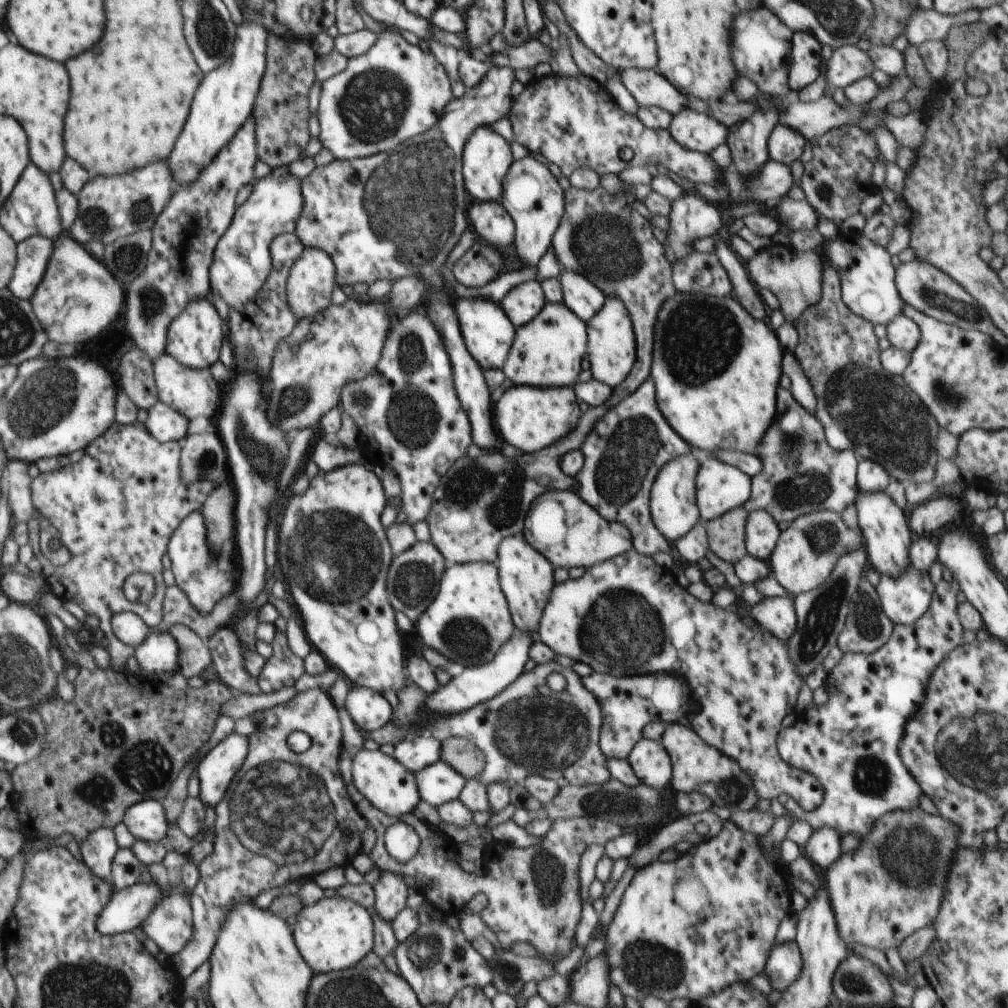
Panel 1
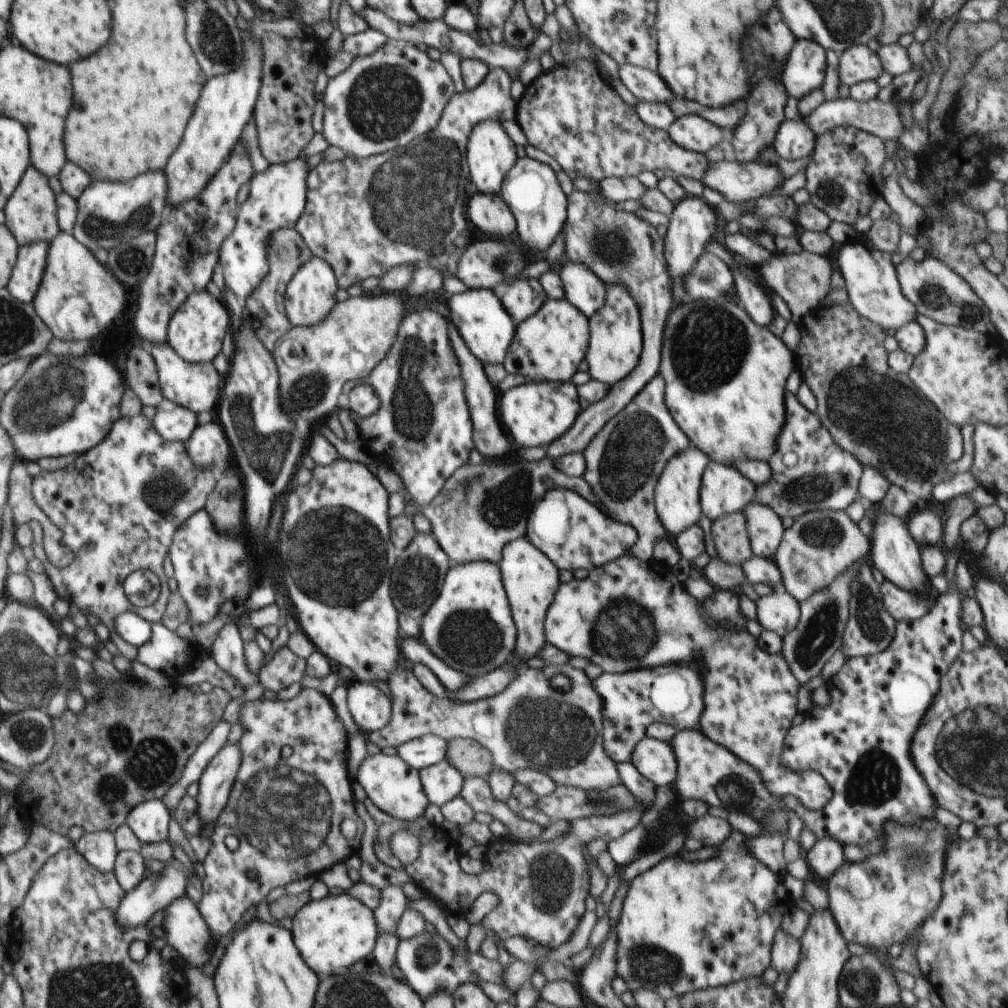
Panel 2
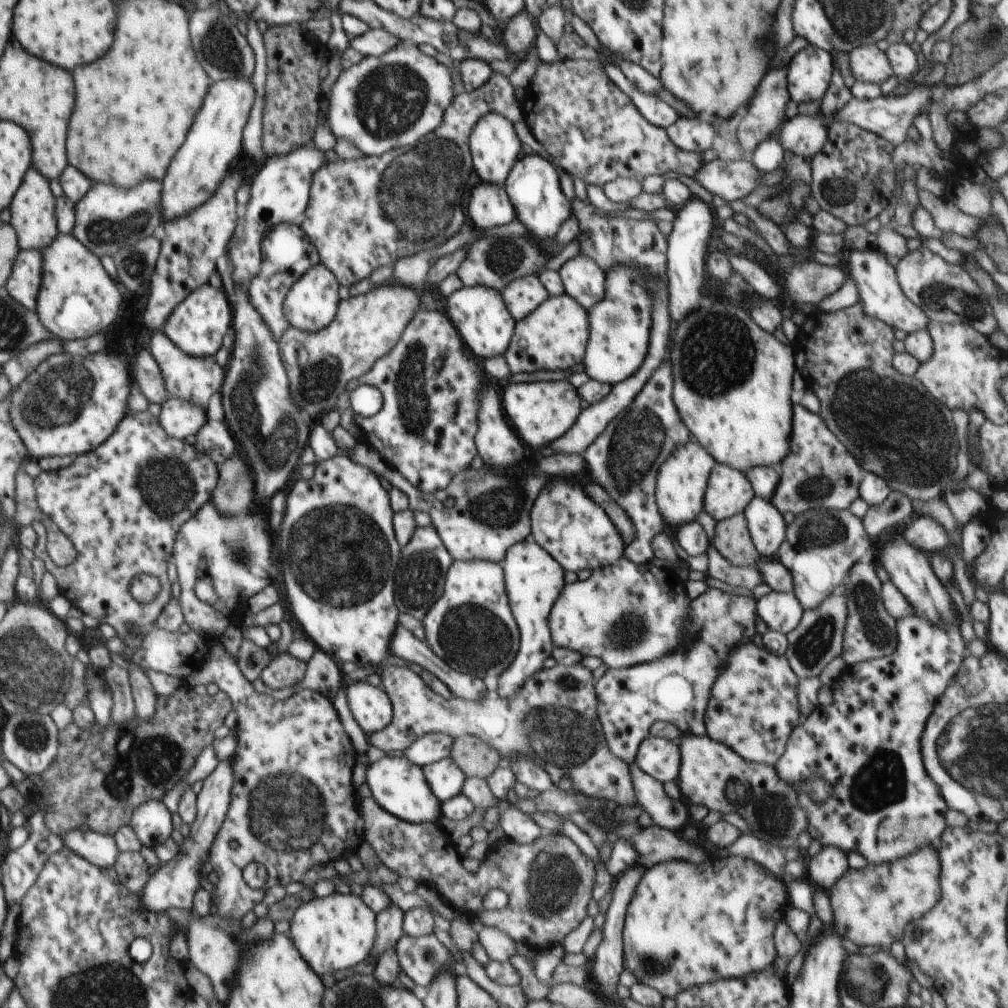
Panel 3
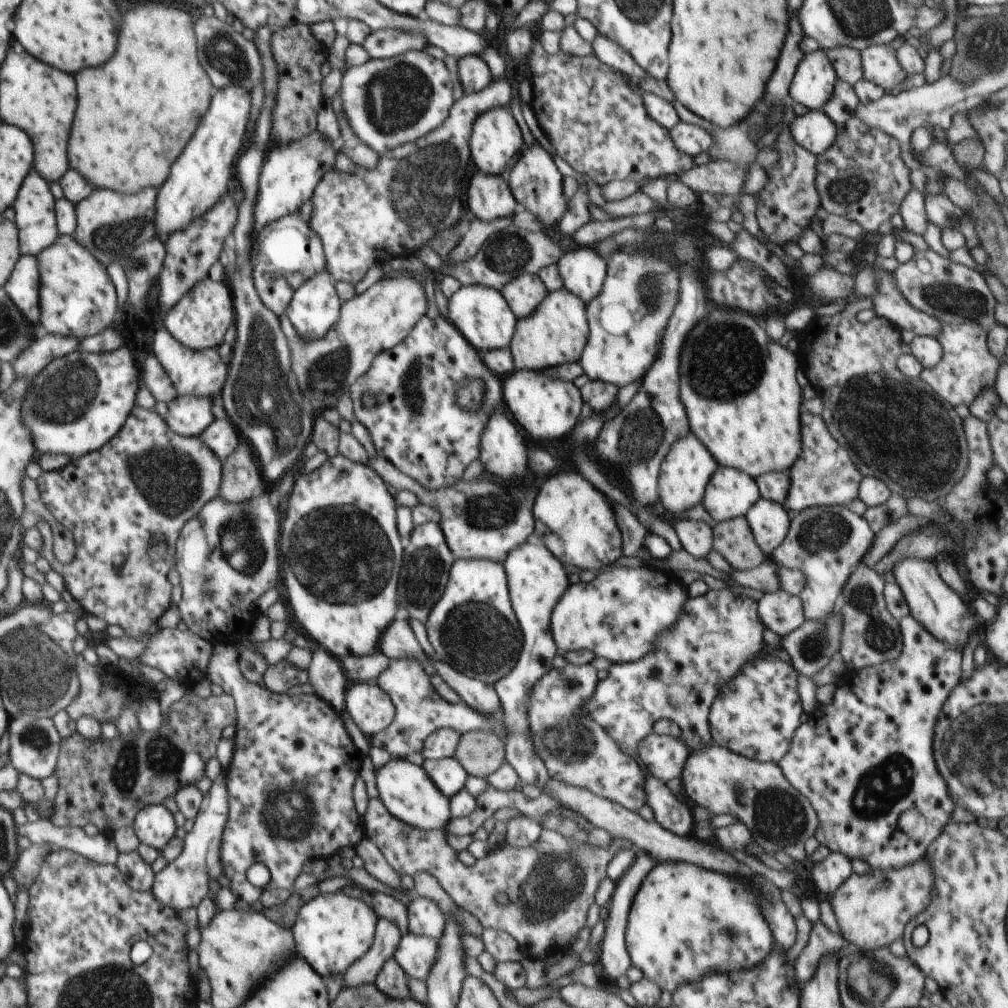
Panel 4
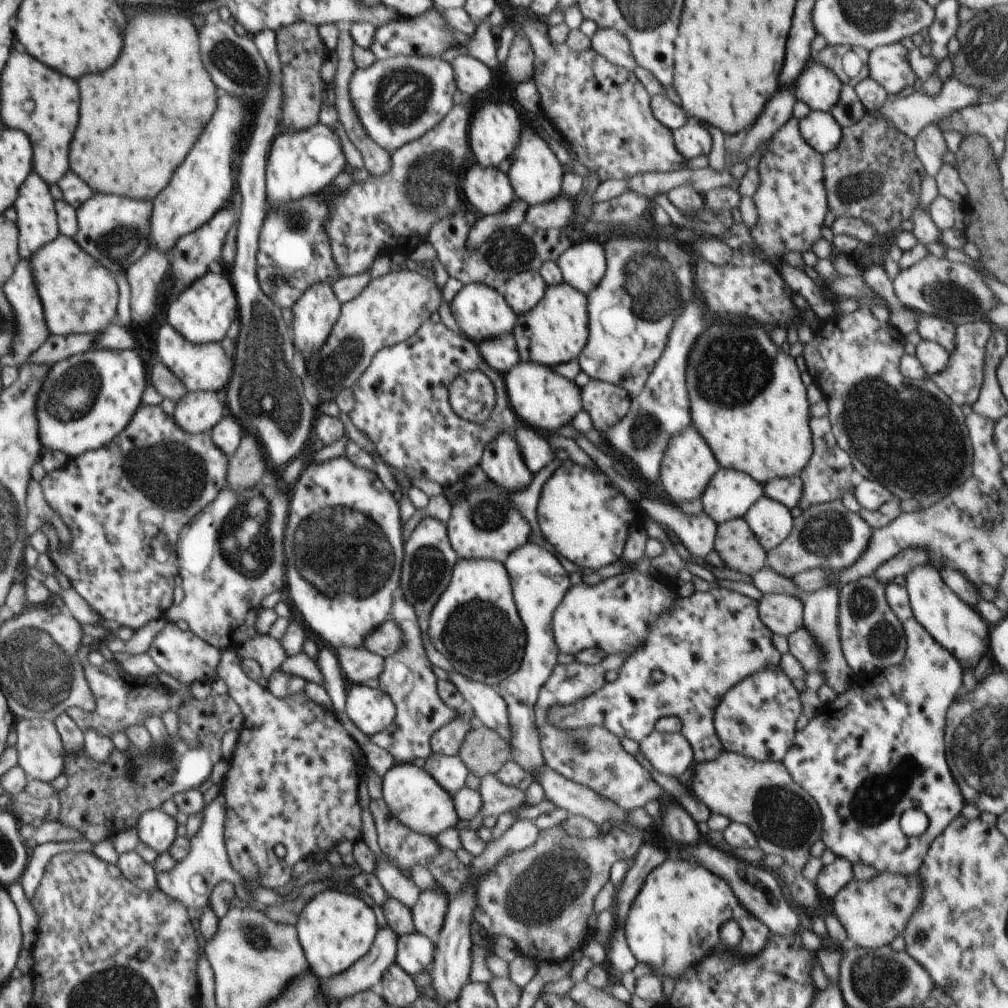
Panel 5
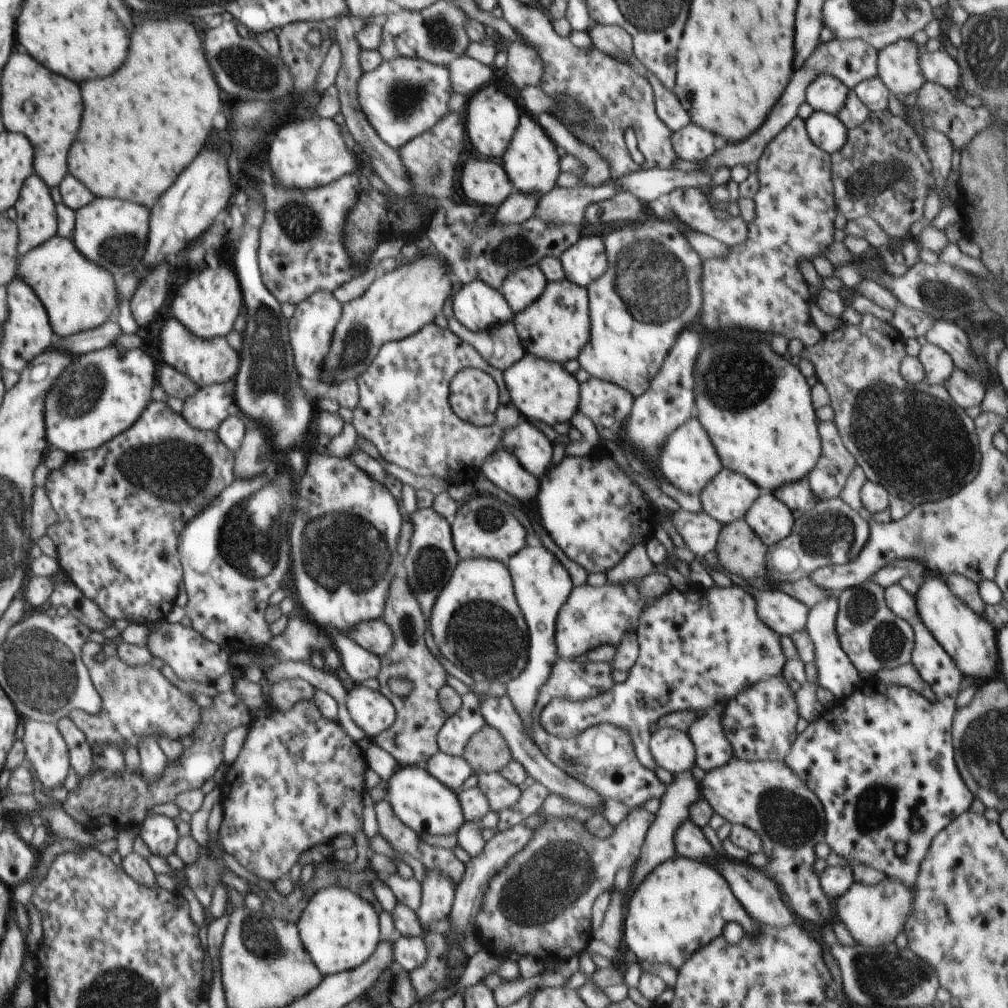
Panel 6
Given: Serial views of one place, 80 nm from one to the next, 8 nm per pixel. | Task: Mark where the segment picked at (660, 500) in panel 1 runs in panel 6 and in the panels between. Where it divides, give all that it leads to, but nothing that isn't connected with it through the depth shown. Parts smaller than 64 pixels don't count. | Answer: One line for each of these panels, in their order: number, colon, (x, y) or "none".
2: (677, 493)
3: (682, 480)
4: (688, 467)
5: (688, 465)
6: (688, 460)

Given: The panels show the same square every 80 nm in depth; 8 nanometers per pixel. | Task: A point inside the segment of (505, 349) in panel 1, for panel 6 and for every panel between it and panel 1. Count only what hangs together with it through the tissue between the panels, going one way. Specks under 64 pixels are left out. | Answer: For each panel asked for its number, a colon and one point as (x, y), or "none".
2: (480, 317)
3: (480, 315)
4: (483, 316)
5: (481, 312)
6: (478, 307)

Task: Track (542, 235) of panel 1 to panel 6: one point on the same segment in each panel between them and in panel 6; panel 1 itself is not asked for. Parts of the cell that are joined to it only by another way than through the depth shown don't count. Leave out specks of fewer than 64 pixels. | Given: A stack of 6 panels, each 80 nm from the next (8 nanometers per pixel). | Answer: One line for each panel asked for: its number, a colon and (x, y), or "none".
2: (531, 190)
3: (533, 185)
4: (536, 183)
5: (535, 173)
6: (531, 162)

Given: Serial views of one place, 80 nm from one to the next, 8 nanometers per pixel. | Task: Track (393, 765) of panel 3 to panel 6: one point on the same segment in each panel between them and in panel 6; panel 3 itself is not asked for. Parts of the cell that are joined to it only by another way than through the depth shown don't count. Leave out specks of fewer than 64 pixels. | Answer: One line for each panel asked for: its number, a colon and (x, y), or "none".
4: (407, 790)
5: (414, 797)
6: (426, 806)

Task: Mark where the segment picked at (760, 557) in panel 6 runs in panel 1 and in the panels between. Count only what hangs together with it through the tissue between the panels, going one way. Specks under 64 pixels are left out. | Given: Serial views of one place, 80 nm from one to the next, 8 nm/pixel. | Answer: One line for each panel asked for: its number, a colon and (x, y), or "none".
1: (726, 535)
2: (729, 532)
3: (732, 539)
4: (733, 539)
5: (738, 547)

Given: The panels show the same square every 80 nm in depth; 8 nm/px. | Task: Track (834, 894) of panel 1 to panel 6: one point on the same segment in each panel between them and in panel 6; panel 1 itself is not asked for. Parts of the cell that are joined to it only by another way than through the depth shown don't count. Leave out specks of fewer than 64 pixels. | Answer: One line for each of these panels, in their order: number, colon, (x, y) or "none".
2: (878, 902)
3: (871, 907)
4: (872, 910)
5: (874, 912)
6: (874, 915)

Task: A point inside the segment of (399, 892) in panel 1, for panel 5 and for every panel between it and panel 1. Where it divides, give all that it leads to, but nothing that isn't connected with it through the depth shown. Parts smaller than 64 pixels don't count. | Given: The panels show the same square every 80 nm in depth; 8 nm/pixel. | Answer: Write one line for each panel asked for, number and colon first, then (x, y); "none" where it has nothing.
2: (393, 903)
3: (389, 924)
4: (364, 971)
5: (368, 971)

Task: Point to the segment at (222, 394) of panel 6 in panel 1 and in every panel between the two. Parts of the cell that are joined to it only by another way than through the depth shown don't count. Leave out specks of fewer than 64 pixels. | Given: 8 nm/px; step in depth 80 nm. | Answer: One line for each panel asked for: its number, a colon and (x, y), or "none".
1: (165, 424)
2: (173, 422)
3: (181, 419)
4: (188, 415)
5: (196, 412)

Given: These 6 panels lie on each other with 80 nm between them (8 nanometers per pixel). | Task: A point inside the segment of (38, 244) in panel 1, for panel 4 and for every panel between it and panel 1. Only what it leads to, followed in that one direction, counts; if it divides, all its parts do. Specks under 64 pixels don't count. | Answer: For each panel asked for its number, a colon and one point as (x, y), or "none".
2: (26, 276)
3: (23, 285)
4: (22, 287)

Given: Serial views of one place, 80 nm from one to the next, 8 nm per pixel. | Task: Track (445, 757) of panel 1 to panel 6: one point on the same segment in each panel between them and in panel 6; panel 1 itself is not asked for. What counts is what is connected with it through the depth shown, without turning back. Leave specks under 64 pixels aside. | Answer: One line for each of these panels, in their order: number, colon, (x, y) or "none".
2: (472, 759)
3: (476, 758)
4: (481, 753)
5: (484, 751)
6: (486, 752)

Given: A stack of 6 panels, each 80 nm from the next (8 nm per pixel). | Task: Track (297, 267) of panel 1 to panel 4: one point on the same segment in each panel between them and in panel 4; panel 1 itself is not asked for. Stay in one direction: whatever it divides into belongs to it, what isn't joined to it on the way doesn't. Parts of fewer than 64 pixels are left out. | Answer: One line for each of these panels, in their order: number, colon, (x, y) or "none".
2: (312, 293)
3: (311, 304)
4: (314, 309)

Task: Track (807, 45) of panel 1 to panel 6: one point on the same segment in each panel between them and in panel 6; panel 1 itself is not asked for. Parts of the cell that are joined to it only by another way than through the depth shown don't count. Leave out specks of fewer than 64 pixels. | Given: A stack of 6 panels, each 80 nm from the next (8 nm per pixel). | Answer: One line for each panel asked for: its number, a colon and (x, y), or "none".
2: (805, 68)
3: (809, 73)
4: (814, 81)
5: (817, 86)
6: (826, 93)

